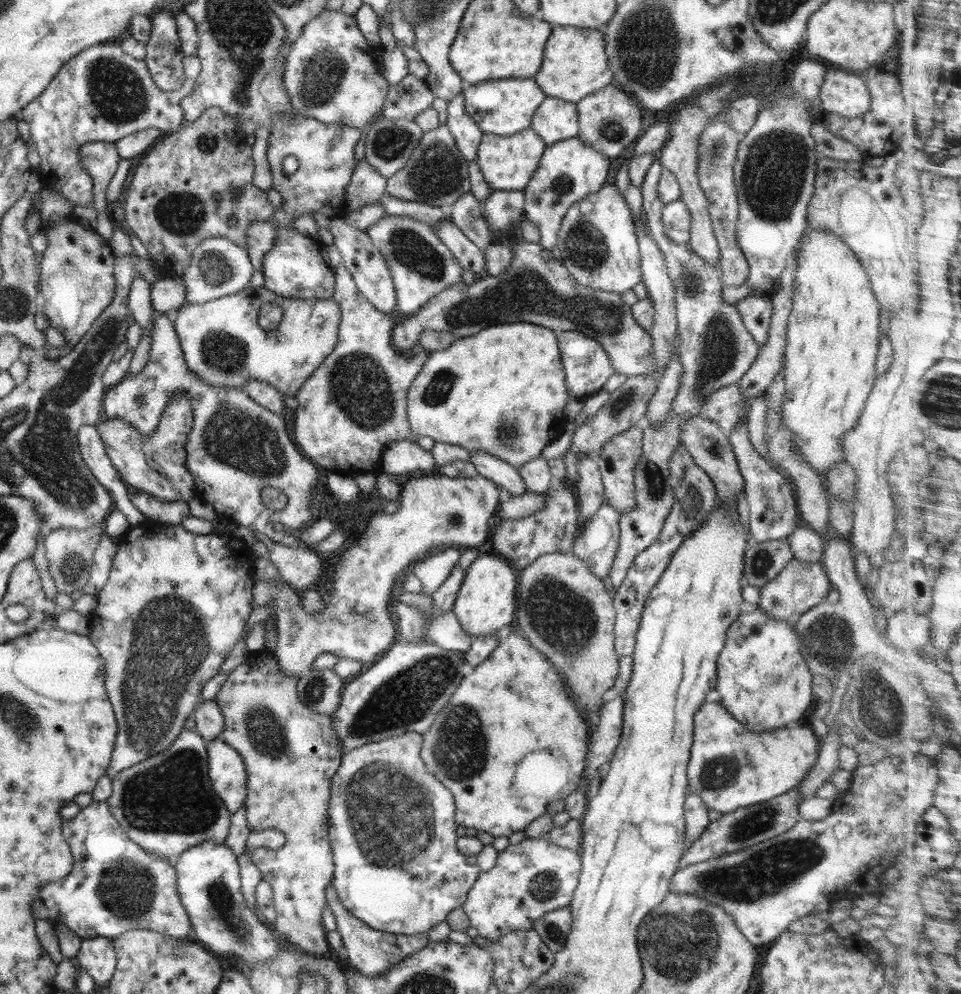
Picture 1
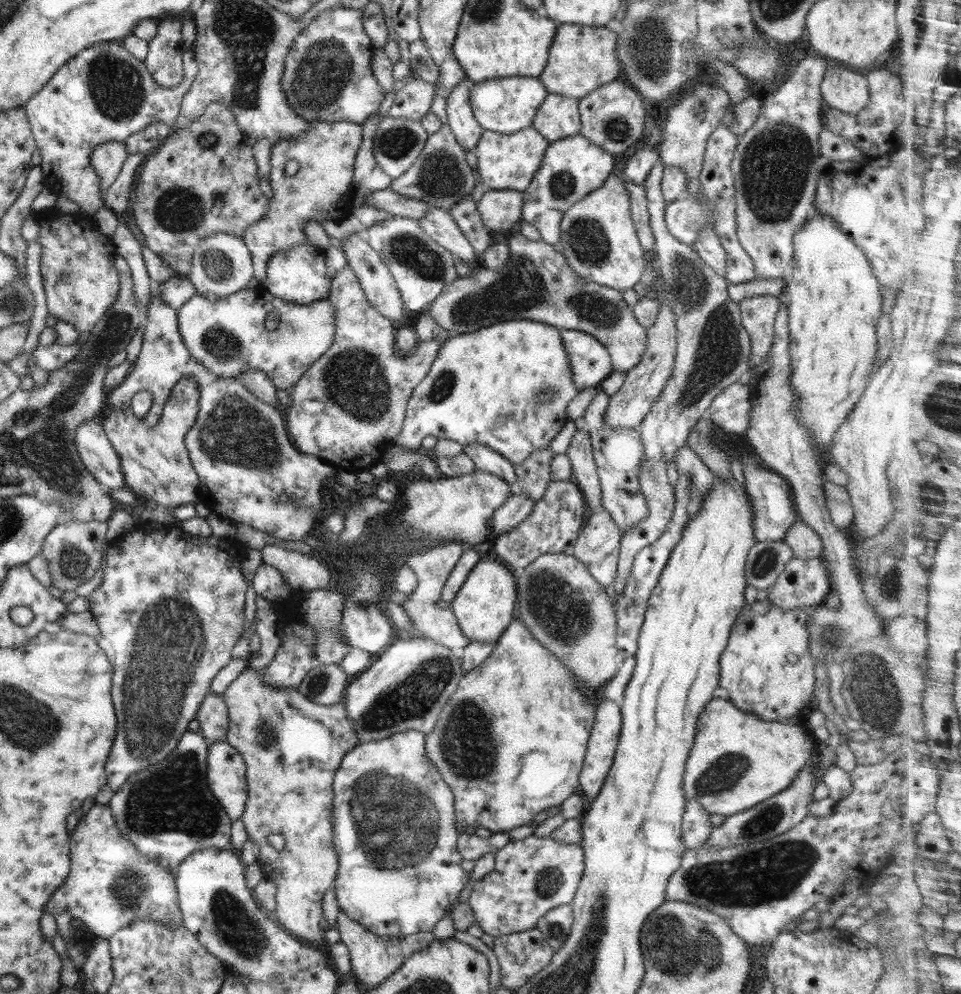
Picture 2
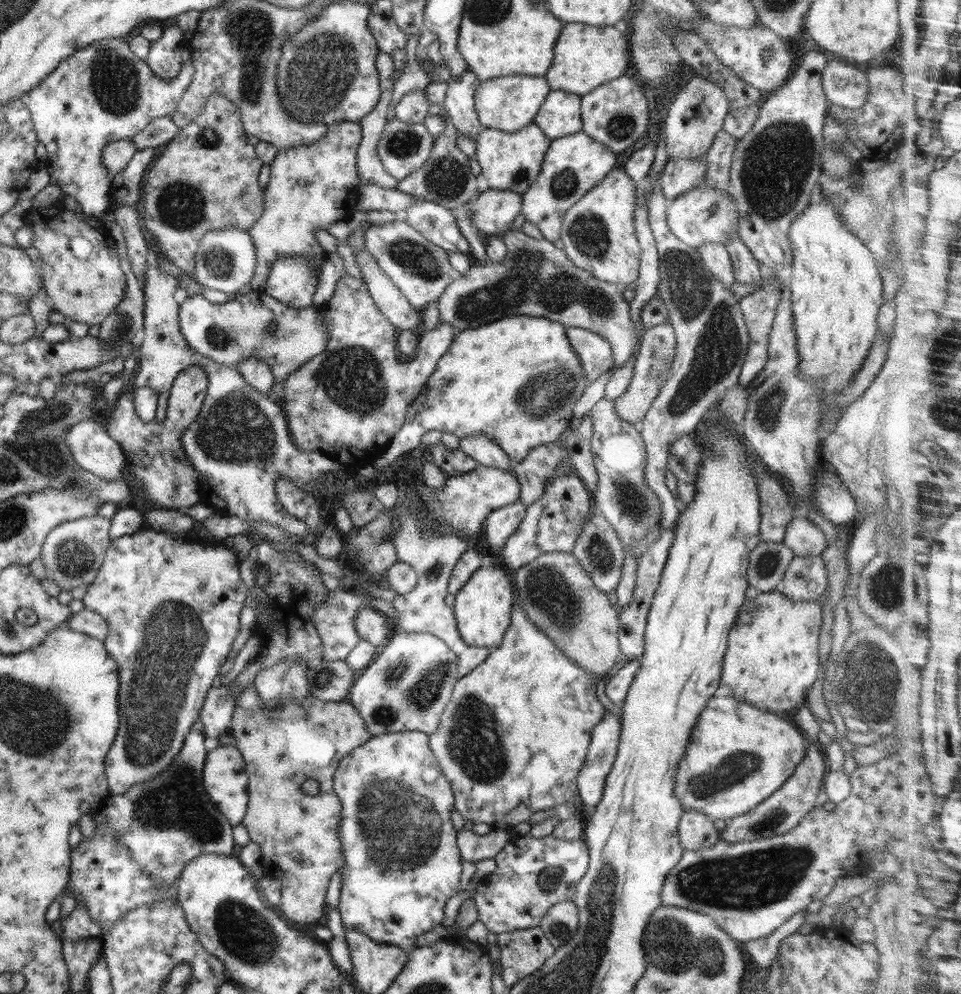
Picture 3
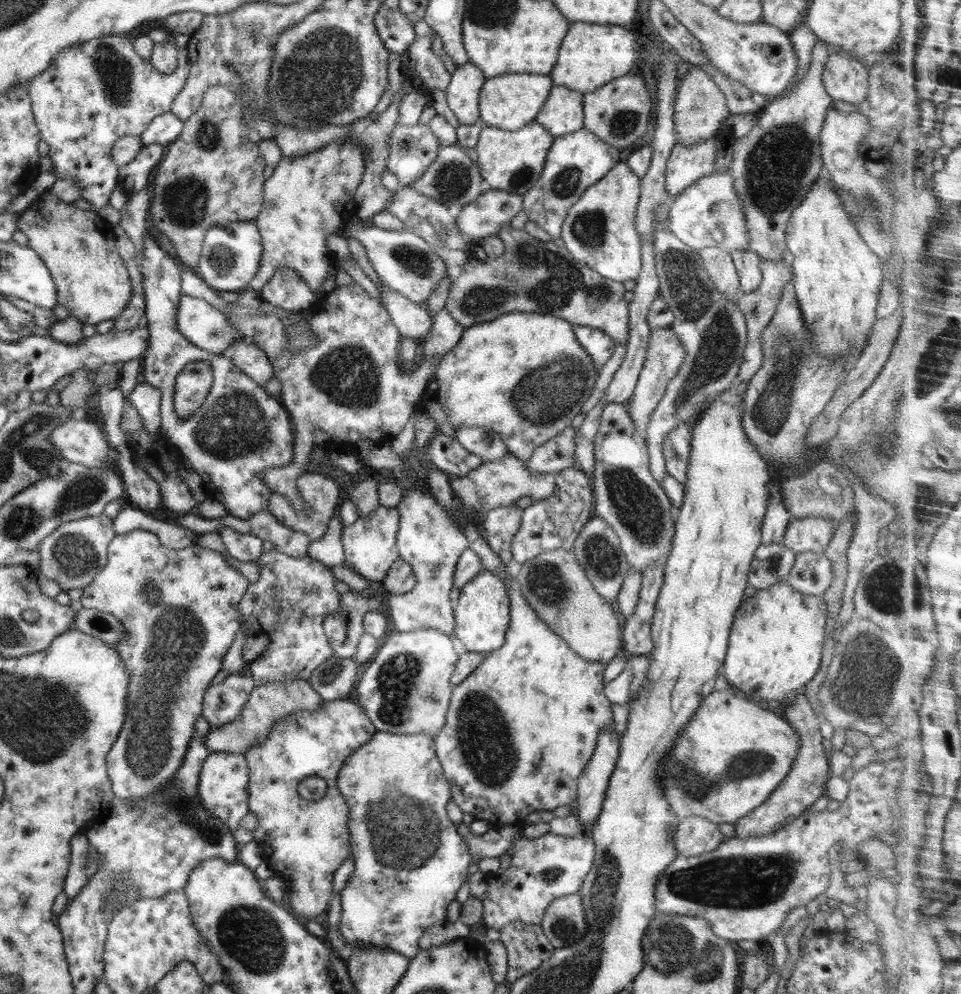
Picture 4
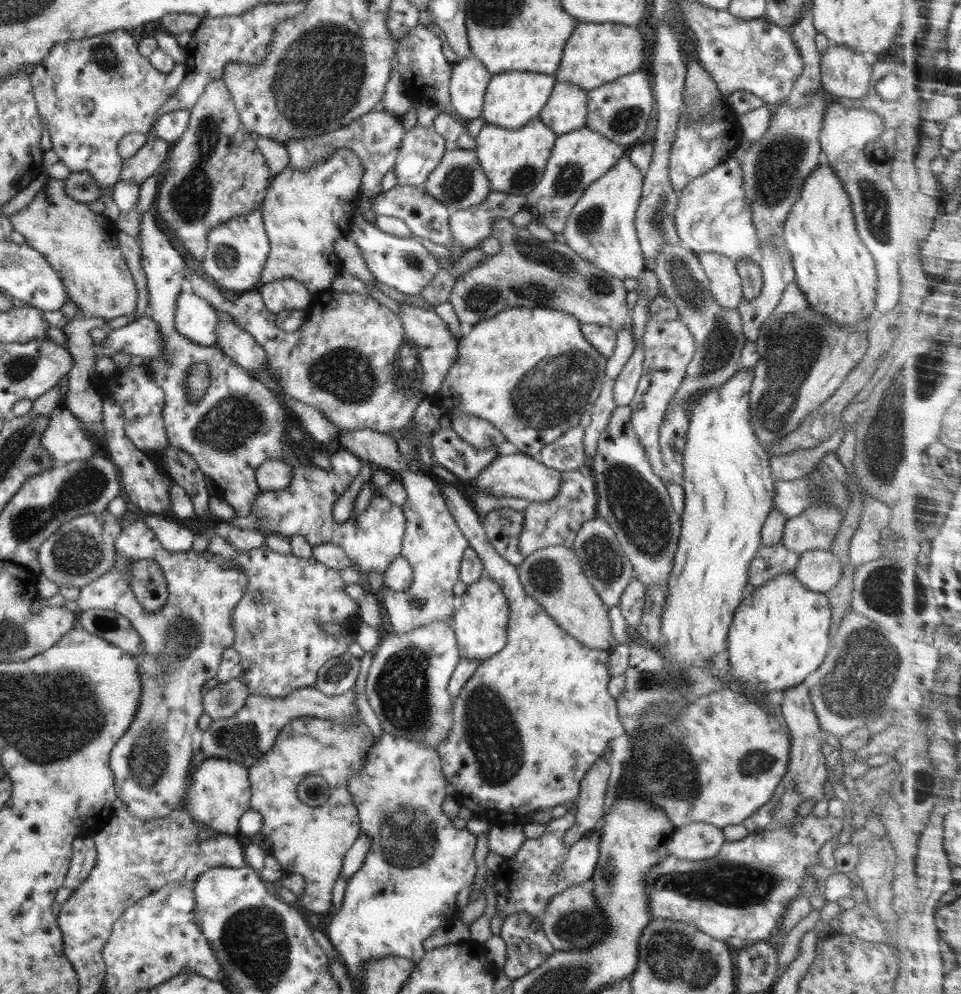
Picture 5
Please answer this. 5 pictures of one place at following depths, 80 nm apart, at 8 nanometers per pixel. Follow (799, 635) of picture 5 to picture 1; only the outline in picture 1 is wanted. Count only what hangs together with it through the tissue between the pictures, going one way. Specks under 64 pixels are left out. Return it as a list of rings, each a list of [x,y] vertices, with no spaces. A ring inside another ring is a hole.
[[[758,607],[752,613],[740,613],[726,631],[725,645],[717,658],[715,689],[721,696],[719,703],[752,733],[774,731],[783,725],[796,725],[815,698],[810,687],[813,674],[799,654],[798,633],[795,631],[794,621],[795,618],[777,620]]]

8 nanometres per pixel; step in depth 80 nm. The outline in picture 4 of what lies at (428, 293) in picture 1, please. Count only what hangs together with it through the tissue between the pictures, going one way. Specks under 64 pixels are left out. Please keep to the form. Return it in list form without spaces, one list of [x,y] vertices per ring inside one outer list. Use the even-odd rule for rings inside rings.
[[[356,214],[350,223],[350,237],[356,238],[366,250],[366,256],[377,272],[382,283],[390,290],[402,294],[405,298],[418,304],[425,305],[432,291],[444,279],[447,268],[433,247],[414,231],[386,230],[376,225],[365,226]]]

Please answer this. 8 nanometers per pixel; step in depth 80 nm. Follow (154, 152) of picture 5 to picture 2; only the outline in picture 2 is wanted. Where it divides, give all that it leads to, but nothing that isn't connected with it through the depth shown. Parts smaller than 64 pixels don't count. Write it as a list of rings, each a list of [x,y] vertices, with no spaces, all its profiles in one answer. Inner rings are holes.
[[[142,152],[128,155],[115,181],[105,190],[103,204],[106,208],[119,213],[124,211],[134,199],[132,182],[136,181],[136,172],[140,168],[140,162],[148,155],[149,153]]]

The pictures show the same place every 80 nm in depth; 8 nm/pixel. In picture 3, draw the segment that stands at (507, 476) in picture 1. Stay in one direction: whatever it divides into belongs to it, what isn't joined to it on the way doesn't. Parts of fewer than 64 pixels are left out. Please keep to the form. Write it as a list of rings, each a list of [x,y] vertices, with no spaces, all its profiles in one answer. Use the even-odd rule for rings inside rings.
[[[485,434],[460,438],[459,449],[471,456],[479,465],[499,468],[500,470],[512,469],[513,461],[498,446],[497,442]]]

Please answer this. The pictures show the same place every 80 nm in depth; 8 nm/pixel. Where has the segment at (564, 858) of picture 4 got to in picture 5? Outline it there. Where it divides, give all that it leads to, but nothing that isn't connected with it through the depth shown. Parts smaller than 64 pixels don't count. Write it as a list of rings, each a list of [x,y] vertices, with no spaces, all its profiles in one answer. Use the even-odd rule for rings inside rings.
[[[597,831],[591,832],[567,849],[562,838],[554,833],[544,832],[538,838],[526,839],[513,857],[503,859],[503,864],[497,869],[498,878],[493,884],[493,888],[498,892],[496,897],[497,910],[508,917],[516,912],[527,912],[533,917],[541,918],[546,905],[550,899],[557,893],[573,884],[587,884],[592,878],[596,866],[598,866],[600,835]]]

